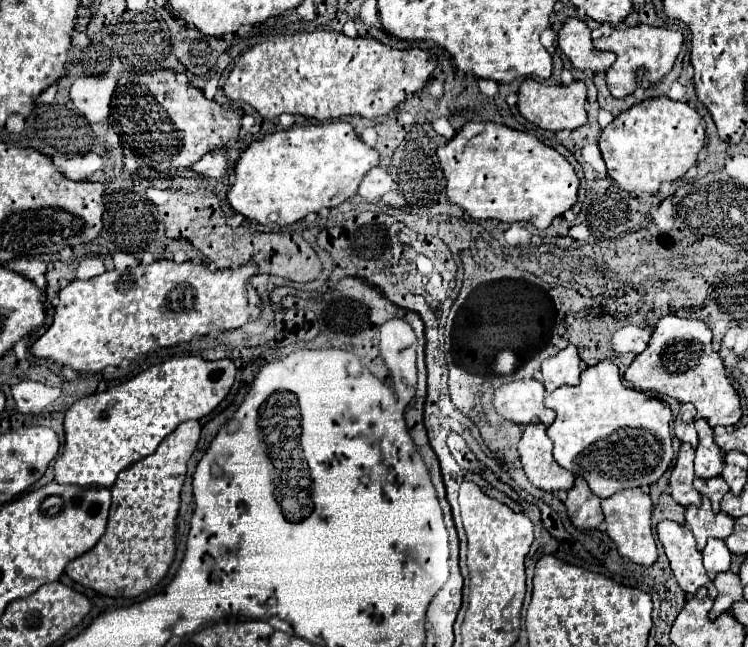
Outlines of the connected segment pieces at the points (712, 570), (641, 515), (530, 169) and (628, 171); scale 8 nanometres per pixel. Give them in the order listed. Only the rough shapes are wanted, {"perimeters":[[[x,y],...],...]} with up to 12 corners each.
{"perimeters":[[[709,539],[703,563],[709,579],[729,571],[725,541]],[[641,489],[601,501],[619,555],[657,561],[653,501]],[[467,123],[437,149],[473,219],[547,229],[577,203],[535,135]],[[655,97],[599,139],[607,173],[637,197],[681,179],[705,145],[701,115]]]}

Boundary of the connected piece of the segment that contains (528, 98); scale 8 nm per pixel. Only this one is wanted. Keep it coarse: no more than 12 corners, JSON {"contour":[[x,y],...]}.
{"contour":[[521,83],[519,113],[541,129],[587,123],[587,87]]}

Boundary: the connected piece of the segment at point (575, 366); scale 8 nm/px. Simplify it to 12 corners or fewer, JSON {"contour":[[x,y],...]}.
{"contour":[[573,345],[541,365],[543,385],[577,385],[581,359]]}

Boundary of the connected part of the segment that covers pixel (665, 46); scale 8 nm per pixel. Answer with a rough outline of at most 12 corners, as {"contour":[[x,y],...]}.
{"contour":[[639,23],[595,39],[613,51],[613,97],[659,83],[673,69],[681,31]]}

